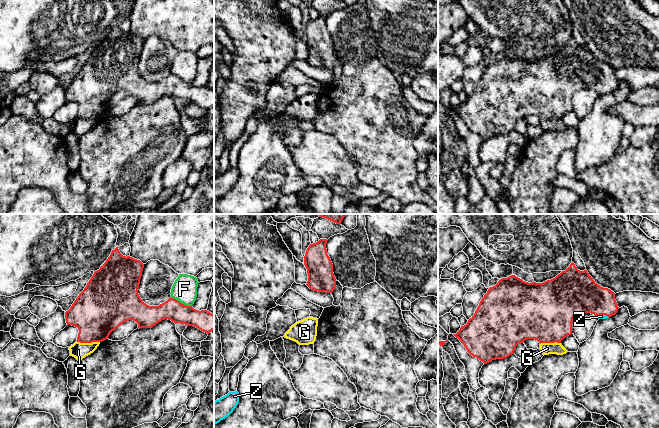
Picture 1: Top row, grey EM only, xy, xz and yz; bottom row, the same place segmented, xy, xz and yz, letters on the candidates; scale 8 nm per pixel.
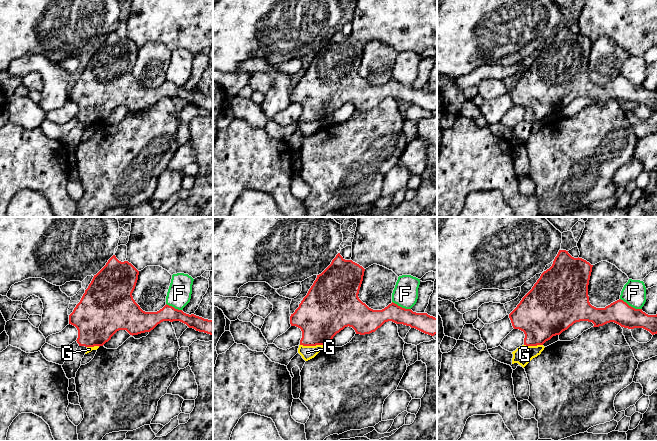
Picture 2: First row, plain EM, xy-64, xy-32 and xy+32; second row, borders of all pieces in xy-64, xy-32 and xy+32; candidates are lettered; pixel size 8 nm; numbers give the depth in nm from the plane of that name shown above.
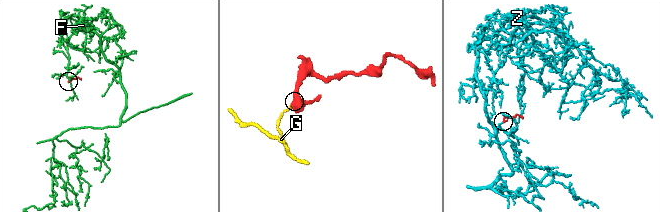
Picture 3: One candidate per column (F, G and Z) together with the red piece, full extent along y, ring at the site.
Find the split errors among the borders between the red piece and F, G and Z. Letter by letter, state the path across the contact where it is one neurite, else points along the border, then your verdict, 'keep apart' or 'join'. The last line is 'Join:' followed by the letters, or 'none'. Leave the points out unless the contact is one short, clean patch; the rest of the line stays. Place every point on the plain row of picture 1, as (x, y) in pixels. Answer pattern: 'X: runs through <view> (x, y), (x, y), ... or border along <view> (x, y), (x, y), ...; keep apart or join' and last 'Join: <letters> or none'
F: border along xy (170, 73), (191, 82); keep apart
G: border along xy (77, 117), (99, 118); keep apart
Z: runs through yz (579, 70), (586, 73), (603, 90), (601, 92); join
Join: Z

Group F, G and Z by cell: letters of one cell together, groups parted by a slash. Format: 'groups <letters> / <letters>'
groups F / G / Z

